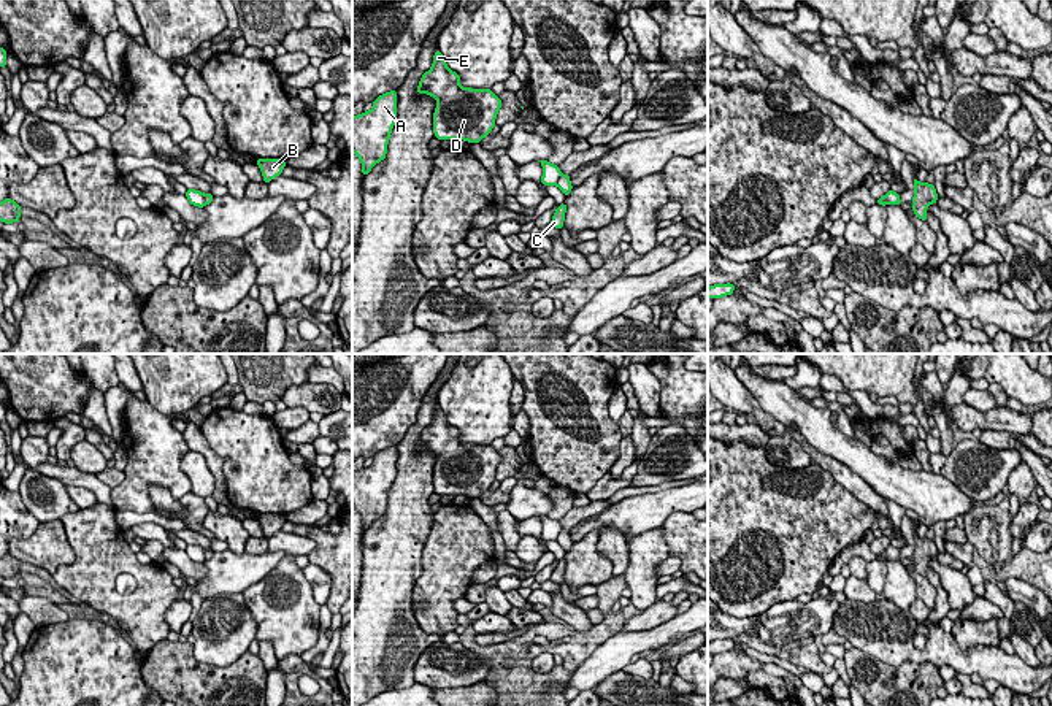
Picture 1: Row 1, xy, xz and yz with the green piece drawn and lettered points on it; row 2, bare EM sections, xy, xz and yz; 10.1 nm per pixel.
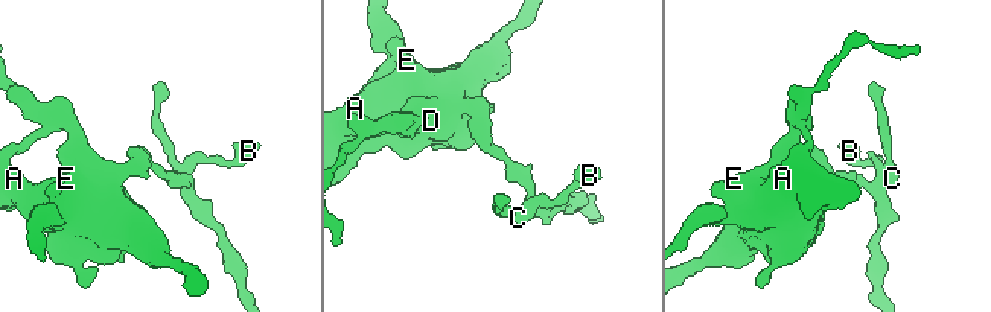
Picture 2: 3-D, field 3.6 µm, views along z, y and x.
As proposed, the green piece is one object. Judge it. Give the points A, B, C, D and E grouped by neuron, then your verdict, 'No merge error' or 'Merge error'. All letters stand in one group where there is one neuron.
Groups: A D E / B C. Merge error

